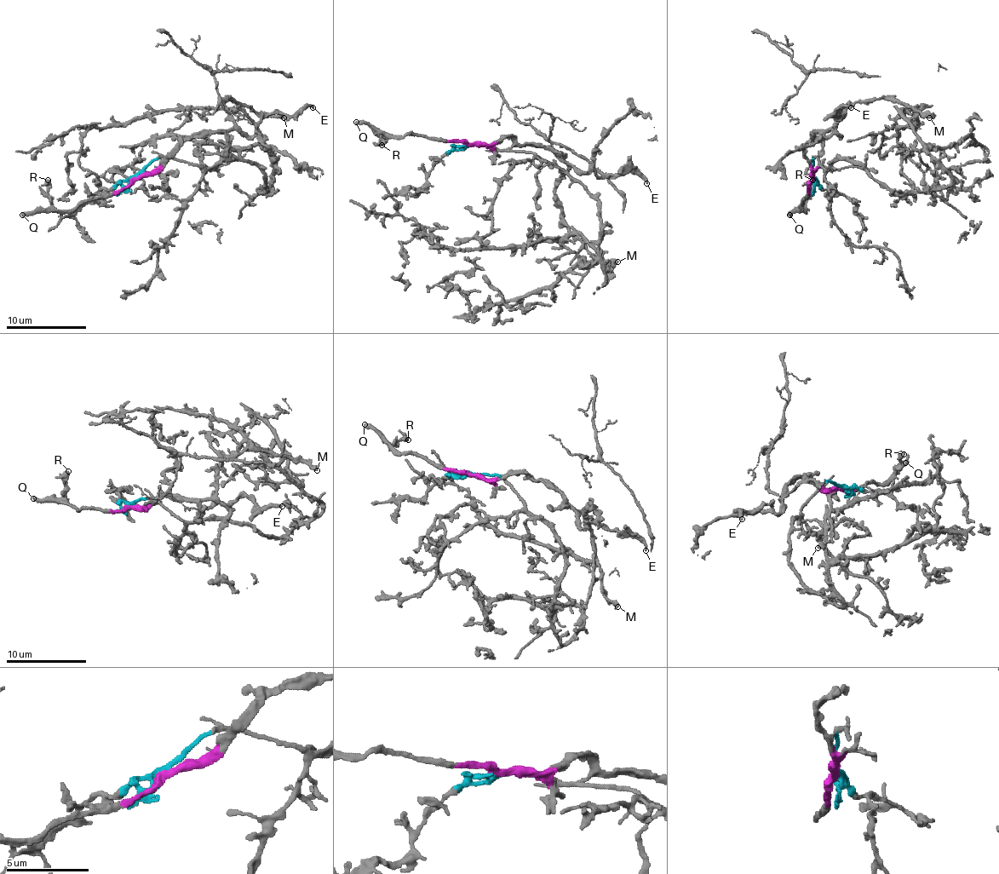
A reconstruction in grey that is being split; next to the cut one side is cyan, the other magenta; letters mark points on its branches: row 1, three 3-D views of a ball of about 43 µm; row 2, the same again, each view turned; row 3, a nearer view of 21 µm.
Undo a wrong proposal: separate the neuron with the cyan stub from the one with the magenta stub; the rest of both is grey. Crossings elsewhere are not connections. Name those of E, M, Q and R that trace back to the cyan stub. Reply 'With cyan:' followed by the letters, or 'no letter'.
With cyan: no letter

